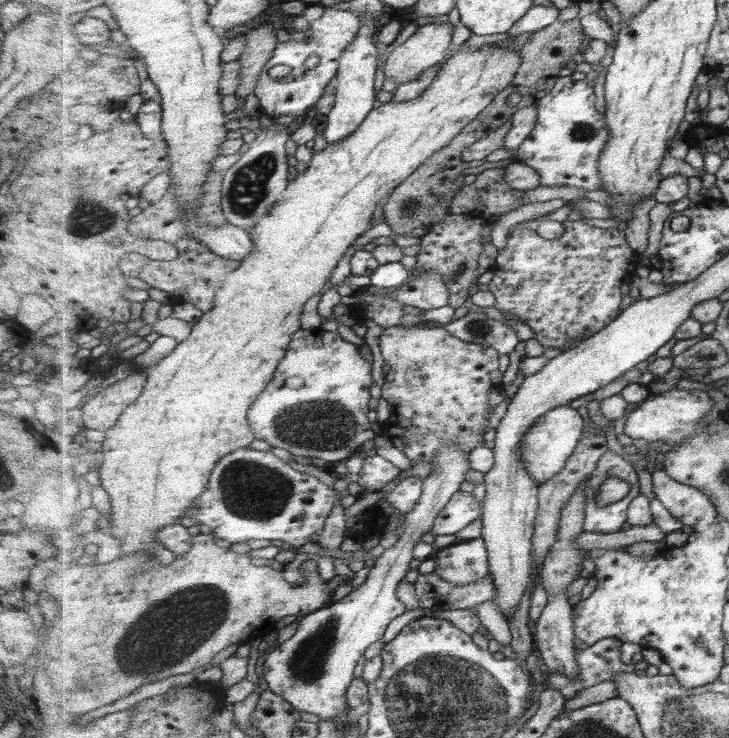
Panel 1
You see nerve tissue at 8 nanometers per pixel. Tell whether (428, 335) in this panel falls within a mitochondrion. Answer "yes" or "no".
no

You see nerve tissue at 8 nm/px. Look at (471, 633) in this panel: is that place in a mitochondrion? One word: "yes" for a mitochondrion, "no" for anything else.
no

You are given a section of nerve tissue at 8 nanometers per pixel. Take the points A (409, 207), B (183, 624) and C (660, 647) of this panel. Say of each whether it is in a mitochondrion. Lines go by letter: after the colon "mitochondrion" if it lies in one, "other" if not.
A: mitochondrion
B: mitochondrion
C: other

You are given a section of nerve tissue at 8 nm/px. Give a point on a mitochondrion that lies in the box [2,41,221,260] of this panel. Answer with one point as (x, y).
(94, 219)

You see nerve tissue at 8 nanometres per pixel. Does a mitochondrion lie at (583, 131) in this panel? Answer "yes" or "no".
yes

